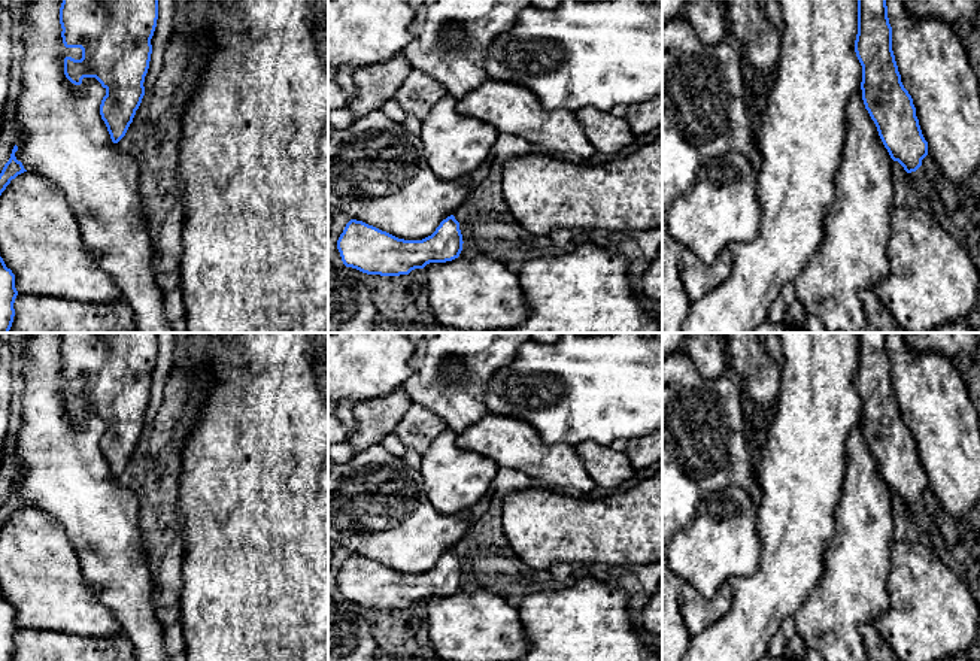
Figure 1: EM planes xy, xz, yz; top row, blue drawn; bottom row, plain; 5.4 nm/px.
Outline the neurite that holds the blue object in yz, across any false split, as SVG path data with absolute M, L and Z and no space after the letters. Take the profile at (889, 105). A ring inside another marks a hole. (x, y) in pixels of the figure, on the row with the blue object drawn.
M858 0L855 52L862 66L862 100L885 148L891 158L898 161L907 173L916 172L928 155L928 142L922 134L913 98L901 82L892 51L892 27L888 18L886 0Z

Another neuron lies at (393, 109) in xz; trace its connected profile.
M389 98L380 109L389 119L403 122L407 113L395 98Z

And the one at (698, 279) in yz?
M685 249L679 270L689 301L694 303L703 298L725 282L731 275L731 269L732 255L728 249L725 249L713 264L701 263L694 252Z

